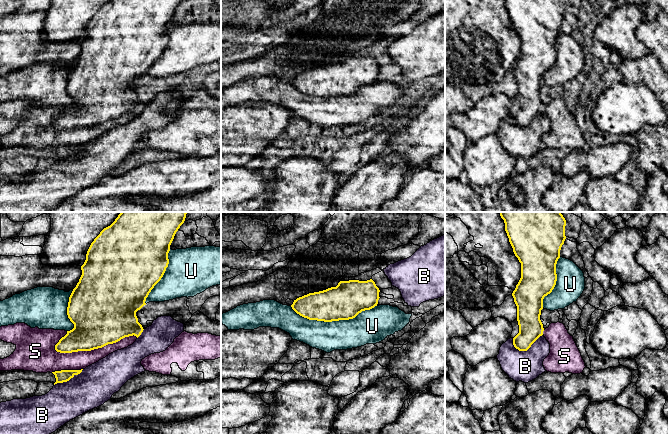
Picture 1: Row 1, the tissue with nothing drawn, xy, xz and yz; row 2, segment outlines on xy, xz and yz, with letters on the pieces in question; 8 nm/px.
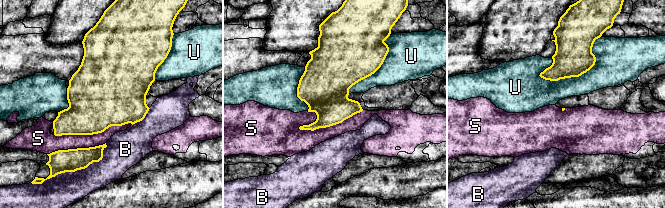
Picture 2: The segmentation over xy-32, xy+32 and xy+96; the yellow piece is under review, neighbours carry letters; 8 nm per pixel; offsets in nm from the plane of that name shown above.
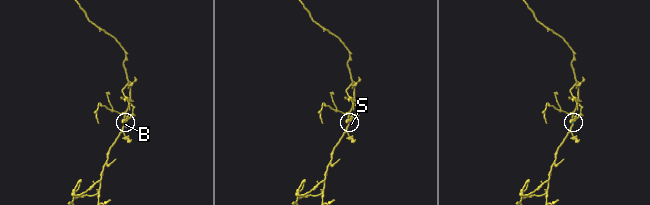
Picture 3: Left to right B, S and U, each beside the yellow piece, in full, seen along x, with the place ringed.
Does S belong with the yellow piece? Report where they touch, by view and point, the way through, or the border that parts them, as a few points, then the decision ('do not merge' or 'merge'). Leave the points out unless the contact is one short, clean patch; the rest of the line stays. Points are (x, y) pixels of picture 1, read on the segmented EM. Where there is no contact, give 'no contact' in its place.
xy (95, 348) | do not merge

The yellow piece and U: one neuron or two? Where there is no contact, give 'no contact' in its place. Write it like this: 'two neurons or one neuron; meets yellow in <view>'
two neurons; meets yellow in xz

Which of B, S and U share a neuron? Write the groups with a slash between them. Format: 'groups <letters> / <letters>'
groups B / S / U

